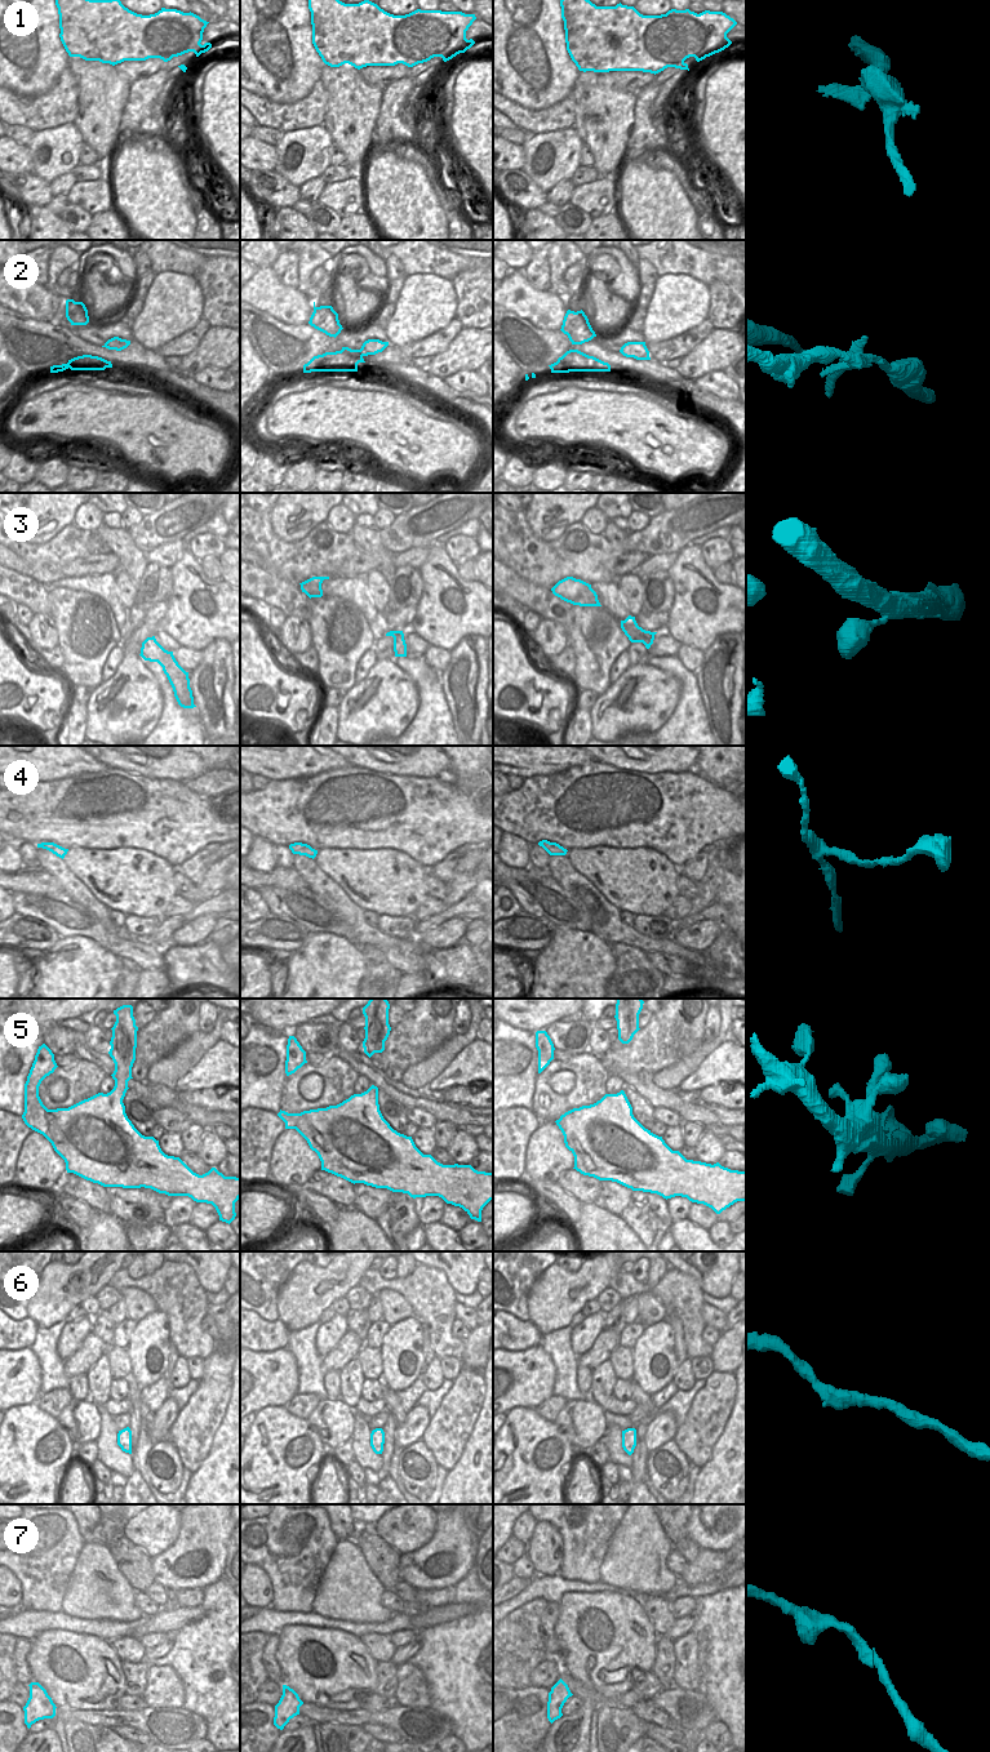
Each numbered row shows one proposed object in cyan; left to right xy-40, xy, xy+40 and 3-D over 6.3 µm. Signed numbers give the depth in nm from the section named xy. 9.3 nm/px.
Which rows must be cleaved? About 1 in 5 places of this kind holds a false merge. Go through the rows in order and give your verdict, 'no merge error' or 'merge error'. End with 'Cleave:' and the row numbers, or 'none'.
1: no merge error
2: no merge error
3: no merge error
4: no merge error
5: no merge error
6: no merge error
7: no merge error
Cleave: none

